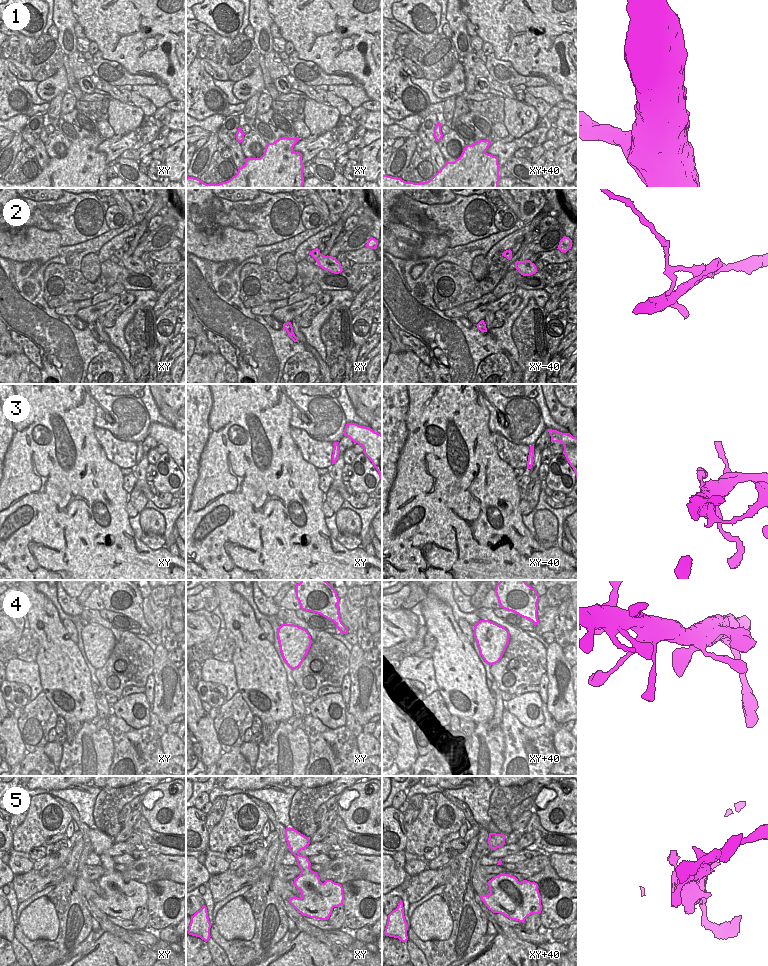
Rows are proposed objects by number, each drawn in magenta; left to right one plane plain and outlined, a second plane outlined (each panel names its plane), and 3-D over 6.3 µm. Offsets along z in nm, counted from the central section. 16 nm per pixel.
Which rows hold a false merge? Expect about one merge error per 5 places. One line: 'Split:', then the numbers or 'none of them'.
Split: none of them

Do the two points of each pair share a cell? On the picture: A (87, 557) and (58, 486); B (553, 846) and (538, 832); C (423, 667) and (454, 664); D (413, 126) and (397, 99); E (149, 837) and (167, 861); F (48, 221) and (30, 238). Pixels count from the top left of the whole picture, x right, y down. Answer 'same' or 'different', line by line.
A: same
B: same
C: different
D: different
E: different
F: different

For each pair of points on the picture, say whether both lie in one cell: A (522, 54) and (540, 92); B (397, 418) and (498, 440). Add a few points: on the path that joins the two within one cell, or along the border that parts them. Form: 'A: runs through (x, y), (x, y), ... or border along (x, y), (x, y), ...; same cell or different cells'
A: border along (548, 84), (555, 87), (564, 99); different cells
B: border along (490, 433), (490, 439), (497, 454), (502, 459); different cells

